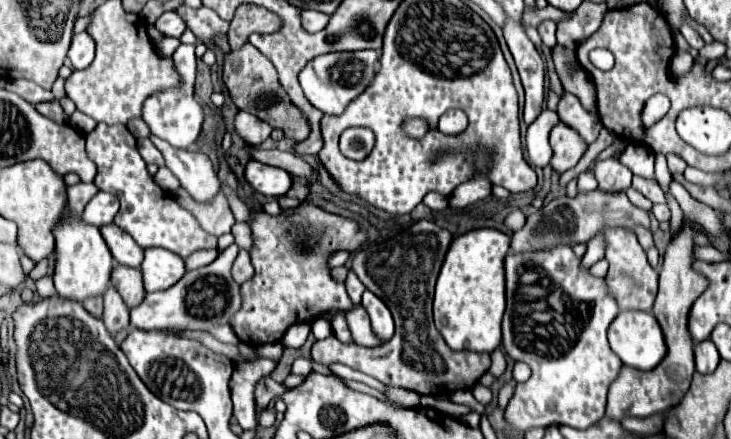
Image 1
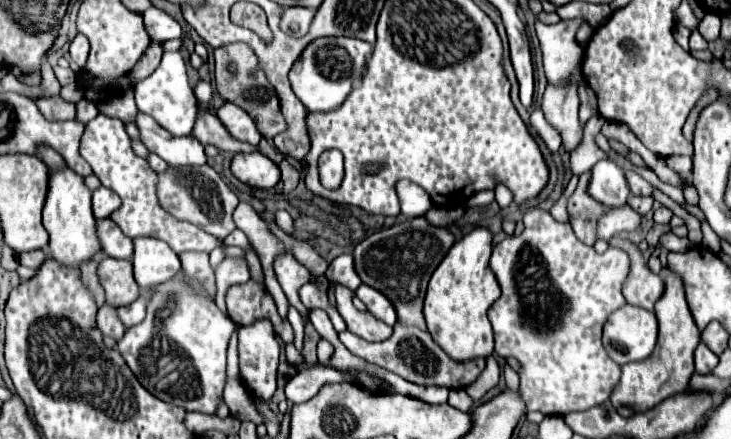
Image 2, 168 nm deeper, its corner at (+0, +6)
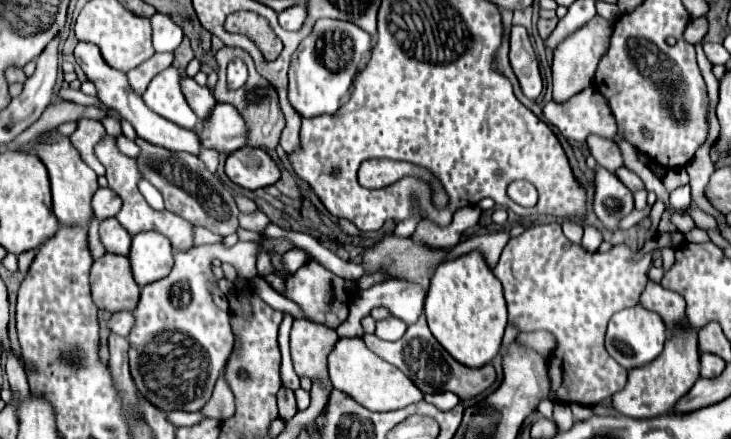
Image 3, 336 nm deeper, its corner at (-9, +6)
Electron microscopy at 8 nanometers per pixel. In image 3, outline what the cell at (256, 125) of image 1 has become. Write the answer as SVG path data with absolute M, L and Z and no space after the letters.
M217 103L211 111L211 117L195 127L195 133L199 133L203 147L215 149L219 153L233 153L245 145L247 127L233 105Z

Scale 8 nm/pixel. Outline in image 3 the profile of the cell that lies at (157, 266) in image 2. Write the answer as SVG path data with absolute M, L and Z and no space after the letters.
M143 231L131 237L129 263L139 287L163 279L173 267L173 247L167 237L155 231Z

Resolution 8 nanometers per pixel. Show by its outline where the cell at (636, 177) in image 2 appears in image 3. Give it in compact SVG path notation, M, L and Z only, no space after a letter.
M619 167L619 169L615 171L615 175L621 179L621 183L623 183L629 191L639 191L639 189L643 189L643 181L641 181L633 171L629 171L627 167Z

